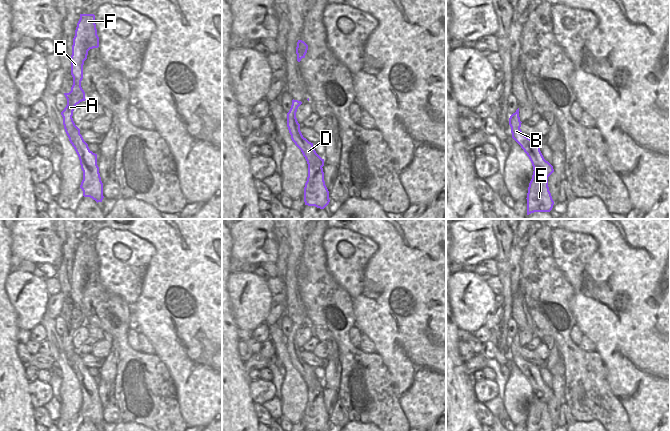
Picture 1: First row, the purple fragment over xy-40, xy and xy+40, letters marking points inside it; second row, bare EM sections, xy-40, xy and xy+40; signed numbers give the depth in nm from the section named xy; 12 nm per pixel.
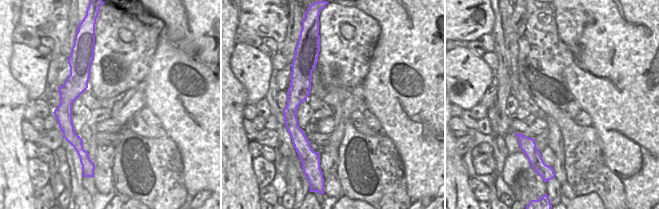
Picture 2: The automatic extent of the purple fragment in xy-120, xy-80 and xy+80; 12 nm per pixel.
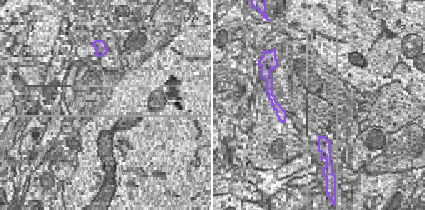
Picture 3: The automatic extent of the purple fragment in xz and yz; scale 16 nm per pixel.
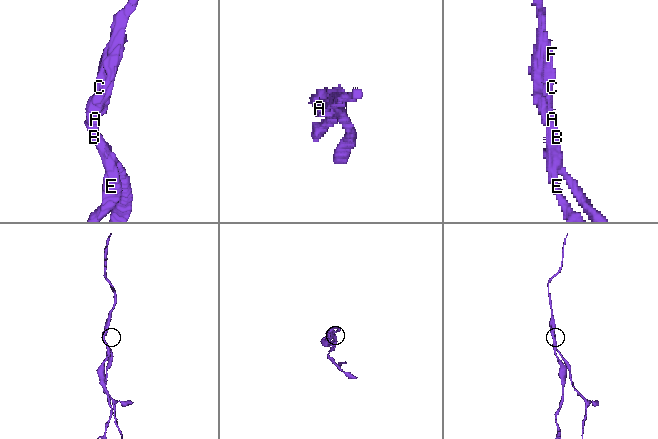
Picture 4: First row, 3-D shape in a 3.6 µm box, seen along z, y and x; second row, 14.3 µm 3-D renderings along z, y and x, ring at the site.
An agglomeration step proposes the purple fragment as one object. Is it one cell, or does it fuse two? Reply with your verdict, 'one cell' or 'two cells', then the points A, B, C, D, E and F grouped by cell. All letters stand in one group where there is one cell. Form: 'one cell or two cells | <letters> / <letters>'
two cells | A B C D F / E

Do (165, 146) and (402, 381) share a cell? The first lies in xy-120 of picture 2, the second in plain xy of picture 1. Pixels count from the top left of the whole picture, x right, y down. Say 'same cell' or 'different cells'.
different cells

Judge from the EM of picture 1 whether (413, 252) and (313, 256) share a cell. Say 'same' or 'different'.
different

